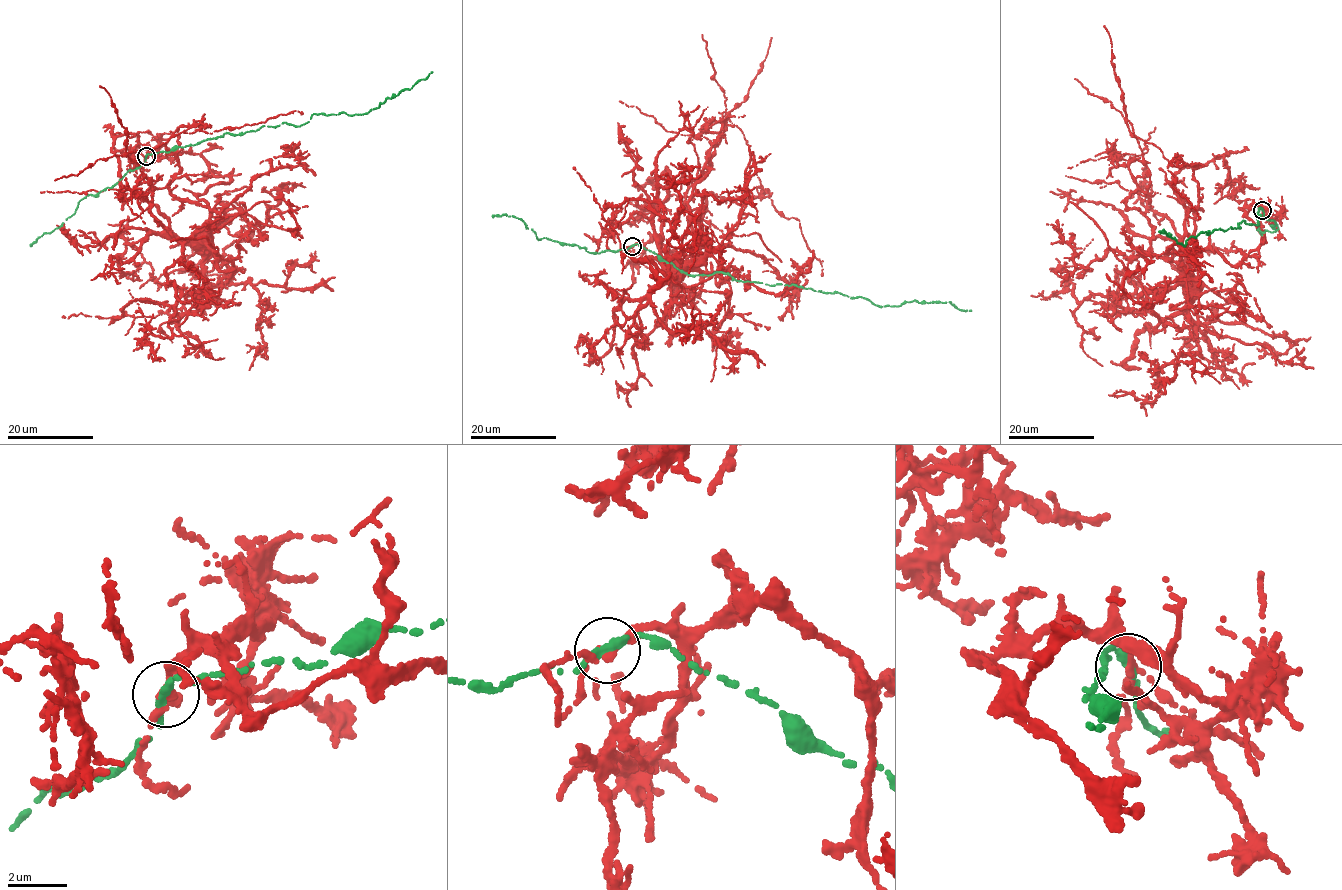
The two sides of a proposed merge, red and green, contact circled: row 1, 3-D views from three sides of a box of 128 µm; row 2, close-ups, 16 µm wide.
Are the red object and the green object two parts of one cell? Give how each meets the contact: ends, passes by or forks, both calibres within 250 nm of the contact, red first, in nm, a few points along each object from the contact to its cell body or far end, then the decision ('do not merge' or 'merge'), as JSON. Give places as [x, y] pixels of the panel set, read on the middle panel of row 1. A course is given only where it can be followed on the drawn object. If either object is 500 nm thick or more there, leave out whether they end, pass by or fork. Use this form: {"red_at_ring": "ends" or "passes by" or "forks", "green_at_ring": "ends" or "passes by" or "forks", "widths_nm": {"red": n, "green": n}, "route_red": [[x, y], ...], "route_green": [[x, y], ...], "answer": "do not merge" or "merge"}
{"red_at_ring": "forks", "green_at_ring": "passes by", "widths_nm": {"red": 200, "green": 260}, "route_red": [[632, 247], [655, 239], [666, 246], [675, 288], [698, 294], [700, 271], [687, 257], [707, 252], [677, 269]], "route_green": [[632, 246], [689, 275], [716, 271], [880, 306], [914, 300], [971, 311]], "answer": "do not merge"}

